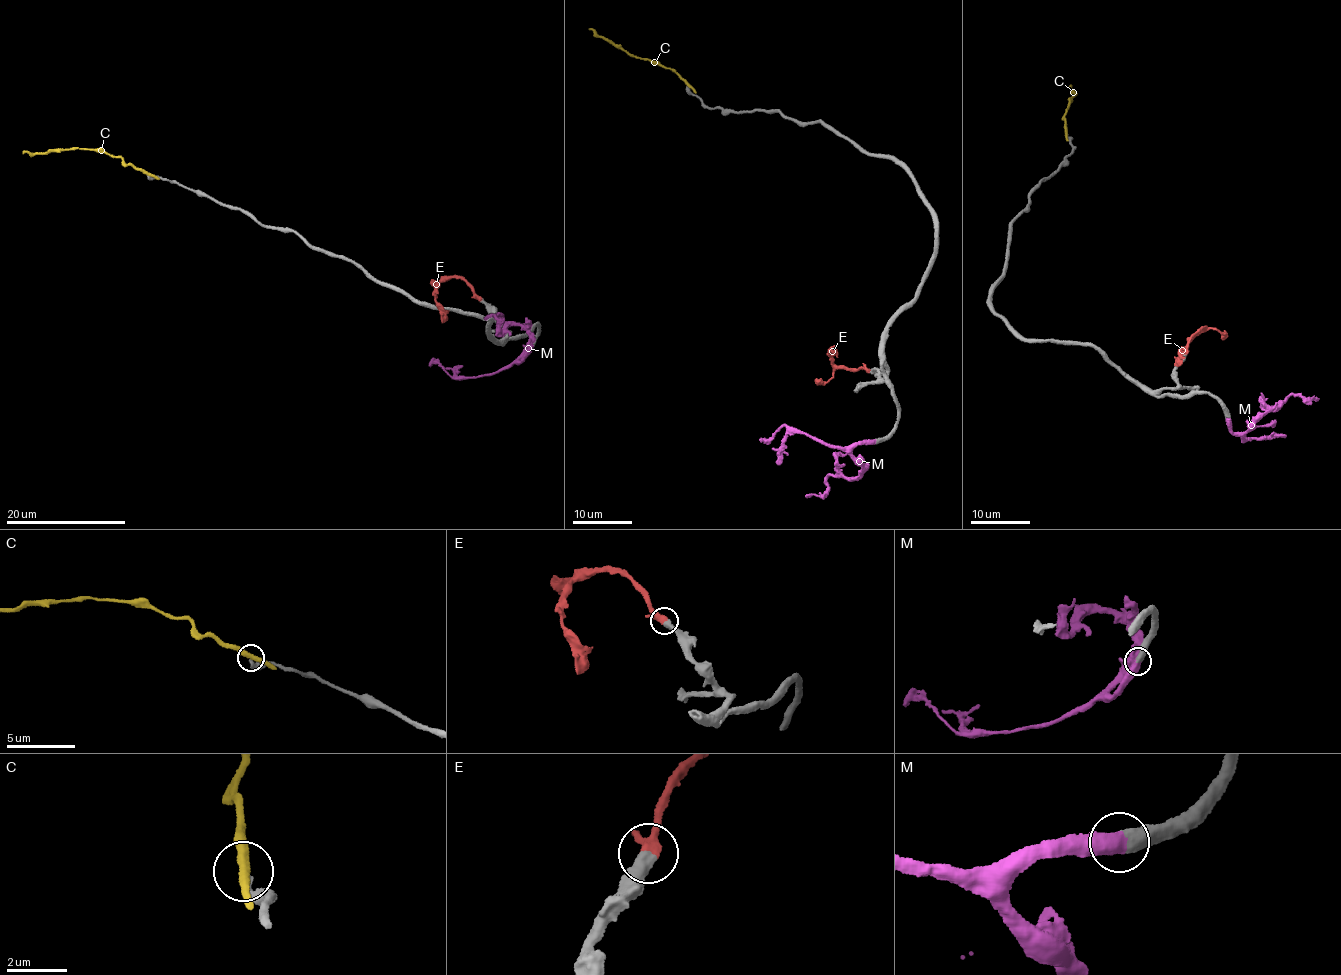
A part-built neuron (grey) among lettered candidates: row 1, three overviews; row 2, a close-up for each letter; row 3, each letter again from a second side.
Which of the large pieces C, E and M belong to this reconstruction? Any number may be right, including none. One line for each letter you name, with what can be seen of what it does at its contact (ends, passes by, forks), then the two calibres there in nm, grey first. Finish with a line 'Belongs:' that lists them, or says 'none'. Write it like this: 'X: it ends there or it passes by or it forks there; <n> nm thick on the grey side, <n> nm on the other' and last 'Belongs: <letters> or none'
E: it passes by; 480 nm thick on the grey side, 360 nm on the other
M: it ends there; 480 nm thick on the grey side, 550 nm on the other
Belongs: E, M

